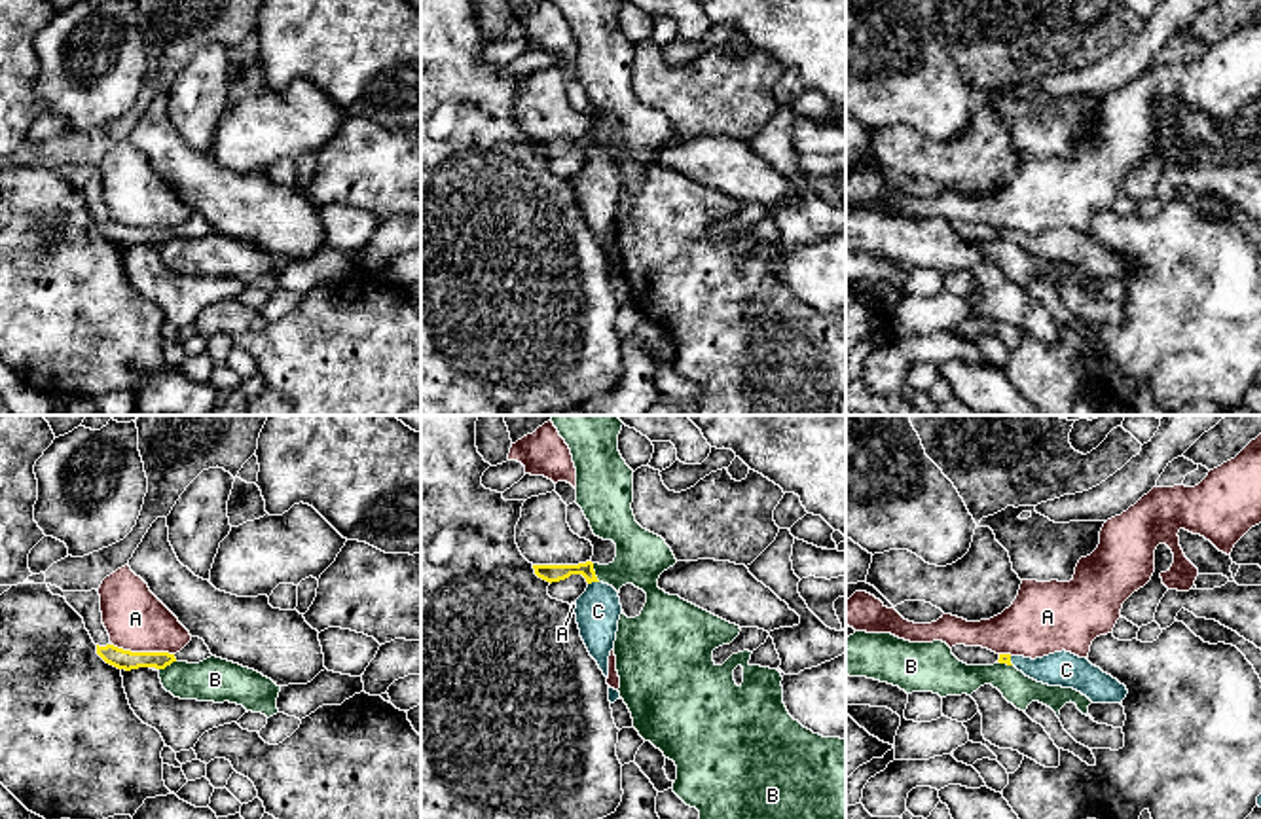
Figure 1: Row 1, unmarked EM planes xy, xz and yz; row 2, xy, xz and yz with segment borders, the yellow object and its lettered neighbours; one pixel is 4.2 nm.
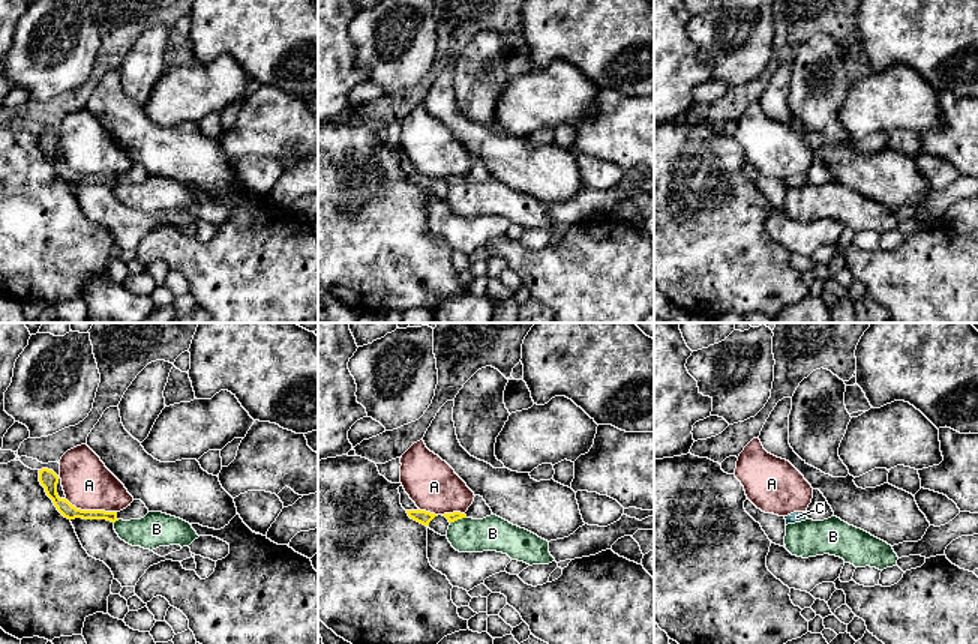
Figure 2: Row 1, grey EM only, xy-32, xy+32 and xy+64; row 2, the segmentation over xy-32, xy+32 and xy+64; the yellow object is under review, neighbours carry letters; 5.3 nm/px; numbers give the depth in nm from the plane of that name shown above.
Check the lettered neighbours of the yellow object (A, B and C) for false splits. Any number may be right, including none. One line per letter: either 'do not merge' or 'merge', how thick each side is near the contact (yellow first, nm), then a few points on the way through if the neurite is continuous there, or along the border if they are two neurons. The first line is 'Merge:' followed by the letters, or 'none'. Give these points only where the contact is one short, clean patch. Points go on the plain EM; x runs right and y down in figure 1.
Merge: C
A: do not merge | 90/260 nm
B: do not merge | 80/220 nm | along xz (592, 139), (594, 150), (600, 156)
C: merge | 80/190 nm | across xz (550, 148), (581, 145), (592, 156), (598, 169), (598, 186)

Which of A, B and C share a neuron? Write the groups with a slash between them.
A / B / C

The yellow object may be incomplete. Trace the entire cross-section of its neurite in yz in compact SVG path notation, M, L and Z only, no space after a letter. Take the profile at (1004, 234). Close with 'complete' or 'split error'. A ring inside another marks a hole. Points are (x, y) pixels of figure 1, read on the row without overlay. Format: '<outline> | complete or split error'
M1054 228L1043 233L999 229L999 239L1014 241L1026 252L1049 260L1073 264L1092 279L1123 279L1128 265L1111 250L1071 228Z | split error

